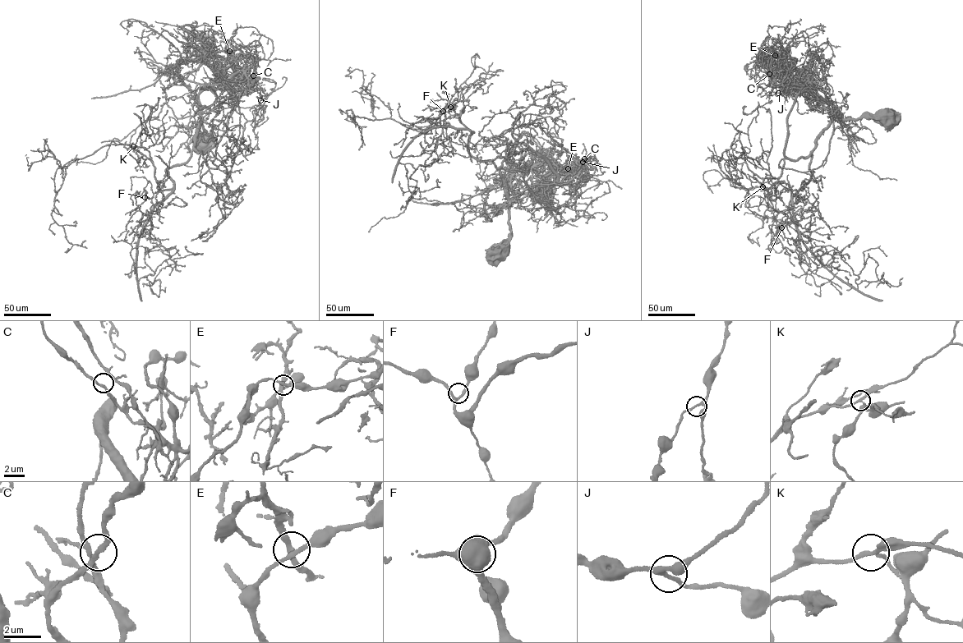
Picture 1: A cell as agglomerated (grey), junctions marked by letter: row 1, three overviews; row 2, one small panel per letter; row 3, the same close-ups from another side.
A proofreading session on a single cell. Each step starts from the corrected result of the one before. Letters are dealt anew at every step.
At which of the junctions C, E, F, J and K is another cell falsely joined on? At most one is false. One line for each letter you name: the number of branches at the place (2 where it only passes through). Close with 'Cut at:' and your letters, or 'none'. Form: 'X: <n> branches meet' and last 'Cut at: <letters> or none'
K: 3 branches meet
Cut at: K

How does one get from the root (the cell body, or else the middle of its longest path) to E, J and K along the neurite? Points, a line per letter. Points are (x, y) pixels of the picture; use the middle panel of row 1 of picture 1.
E: (498, 250), (510, 237), (509, 206), (512, 199), (524, 193), (543, 194), (568, 168)
J: (498, 250), (510, 237), (511, 200), (526, 188), (537, 188), (555, 182), (567, 183), (584, 168), (582, 162)
K: (498, 250), (510, 236), (504, 181), (469, 153), (464, 112), (452, 116), (450, 107)

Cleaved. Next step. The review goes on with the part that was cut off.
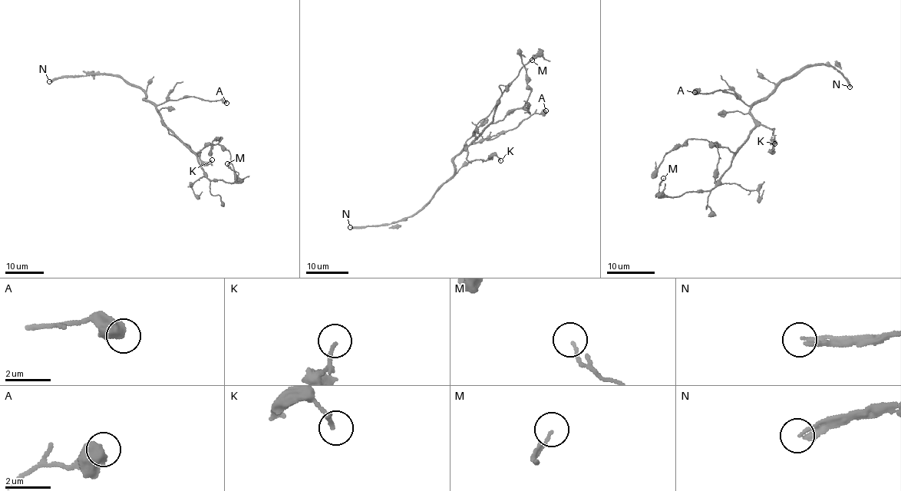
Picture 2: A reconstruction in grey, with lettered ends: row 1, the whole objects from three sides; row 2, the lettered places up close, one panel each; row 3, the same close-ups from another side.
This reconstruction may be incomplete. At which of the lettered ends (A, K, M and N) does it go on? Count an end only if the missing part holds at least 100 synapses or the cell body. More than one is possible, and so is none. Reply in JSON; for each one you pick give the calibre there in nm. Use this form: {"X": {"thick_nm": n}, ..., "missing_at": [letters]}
{"N": {"thick_nm": 110}, "missing_at": ["N"]}

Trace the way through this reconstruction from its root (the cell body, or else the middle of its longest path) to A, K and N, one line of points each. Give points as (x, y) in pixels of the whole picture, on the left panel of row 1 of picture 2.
A: (163, 119), (156, 107), (166, 100), (195, 96), (211, 101), (222, 100), (226, 103)
K: (163, 119), (169, 133), (187, 143), (203, 162), (209, 163), (212, 159)
N: (163, 119), (157, 109), (145, 101), (145, 93), (110, 74), (100, 73), (54, 77), (49, 81)

